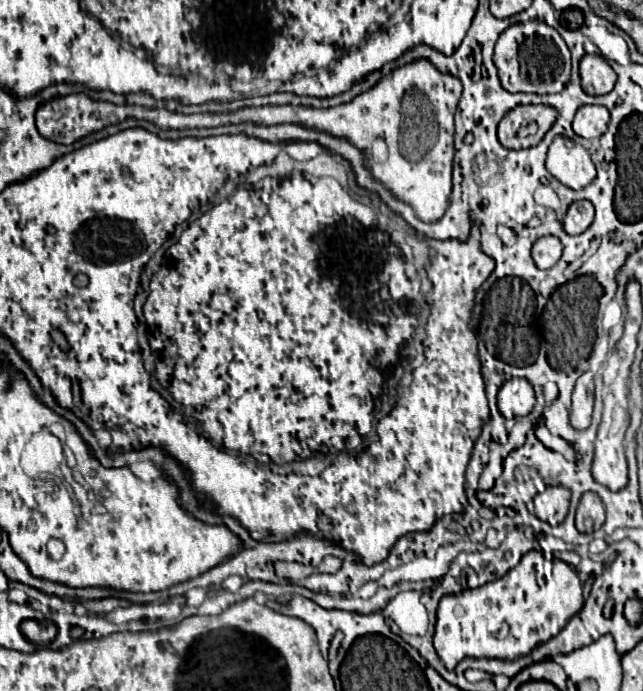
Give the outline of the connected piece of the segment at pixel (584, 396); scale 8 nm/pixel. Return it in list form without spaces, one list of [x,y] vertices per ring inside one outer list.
[[[584,372],[574,386],[572,406],[570,406],[570,424],[576,430],[584,430],[590,426],[594,404],[594,374]]]

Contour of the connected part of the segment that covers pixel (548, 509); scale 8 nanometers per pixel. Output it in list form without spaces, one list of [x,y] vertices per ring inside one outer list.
[[[548,486],[542,494],[534,496],[536,516],[550,526],[558,526],[566,514],[570,504],[570,490],[564,486]]]

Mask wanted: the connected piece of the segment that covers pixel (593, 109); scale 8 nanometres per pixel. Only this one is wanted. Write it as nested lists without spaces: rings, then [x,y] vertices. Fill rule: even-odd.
[[[582,106],[572,122],[572,128],[582,138],[600,138],[610,122],[610,112],[604,106]]]

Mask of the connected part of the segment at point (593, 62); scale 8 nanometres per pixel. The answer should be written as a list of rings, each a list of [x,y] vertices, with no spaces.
[[[586,54],[580,60],[580,82],[582,90],[590,96],[608,94],[616,84],[616,72],[612,66],[596,54]]]

